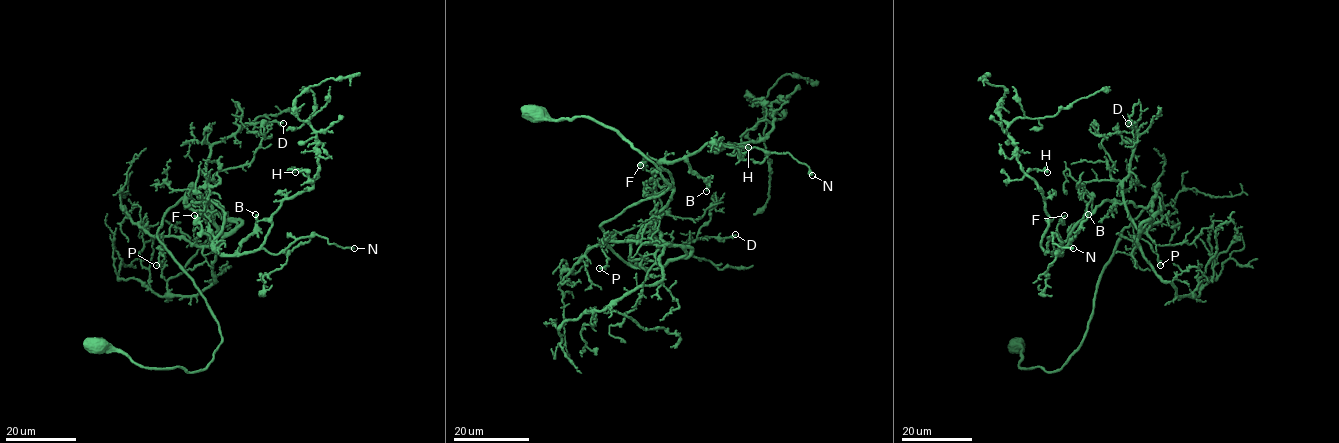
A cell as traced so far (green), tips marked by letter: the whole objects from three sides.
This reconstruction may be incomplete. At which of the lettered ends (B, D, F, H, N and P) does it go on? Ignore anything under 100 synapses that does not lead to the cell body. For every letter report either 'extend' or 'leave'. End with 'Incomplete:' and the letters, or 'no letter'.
B: extend
D: leave
F: leave
H: leave
N: leave
P: leave
Incomplete: B

